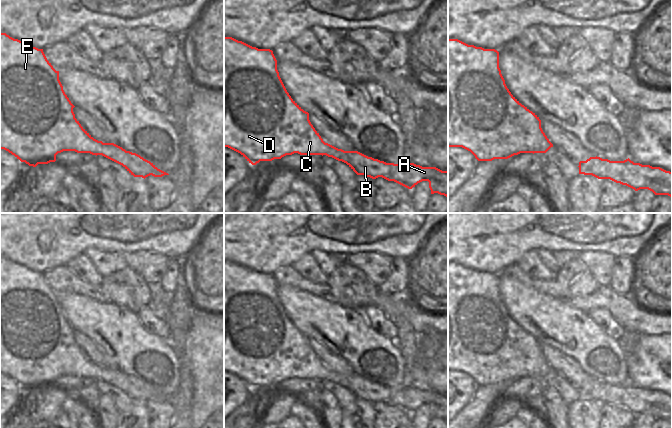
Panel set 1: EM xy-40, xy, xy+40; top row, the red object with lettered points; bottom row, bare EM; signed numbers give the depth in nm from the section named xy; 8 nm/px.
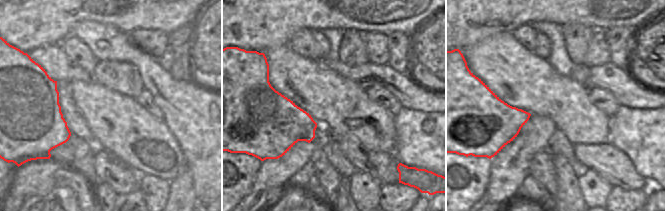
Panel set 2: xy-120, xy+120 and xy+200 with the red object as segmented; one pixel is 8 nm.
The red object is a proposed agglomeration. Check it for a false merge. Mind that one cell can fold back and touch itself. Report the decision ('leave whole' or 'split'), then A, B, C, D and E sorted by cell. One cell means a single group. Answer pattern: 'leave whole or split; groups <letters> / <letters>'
leave whole; groups A B C D E

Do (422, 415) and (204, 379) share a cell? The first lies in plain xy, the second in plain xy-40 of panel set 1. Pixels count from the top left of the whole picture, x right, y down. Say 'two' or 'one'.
one

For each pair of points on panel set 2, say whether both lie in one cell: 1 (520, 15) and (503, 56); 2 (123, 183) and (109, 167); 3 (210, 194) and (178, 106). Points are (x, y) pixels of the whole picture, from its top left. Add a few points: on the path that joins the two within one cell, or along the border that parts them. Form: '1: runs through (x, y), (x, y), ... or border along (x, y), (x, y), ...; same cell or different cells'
1: border along (512, 32), (496, 32), (489, 37); different cells
2: runs through (121, 179), (113, 171); same cell
3: border along (211, 188), (198, 199); different cells

